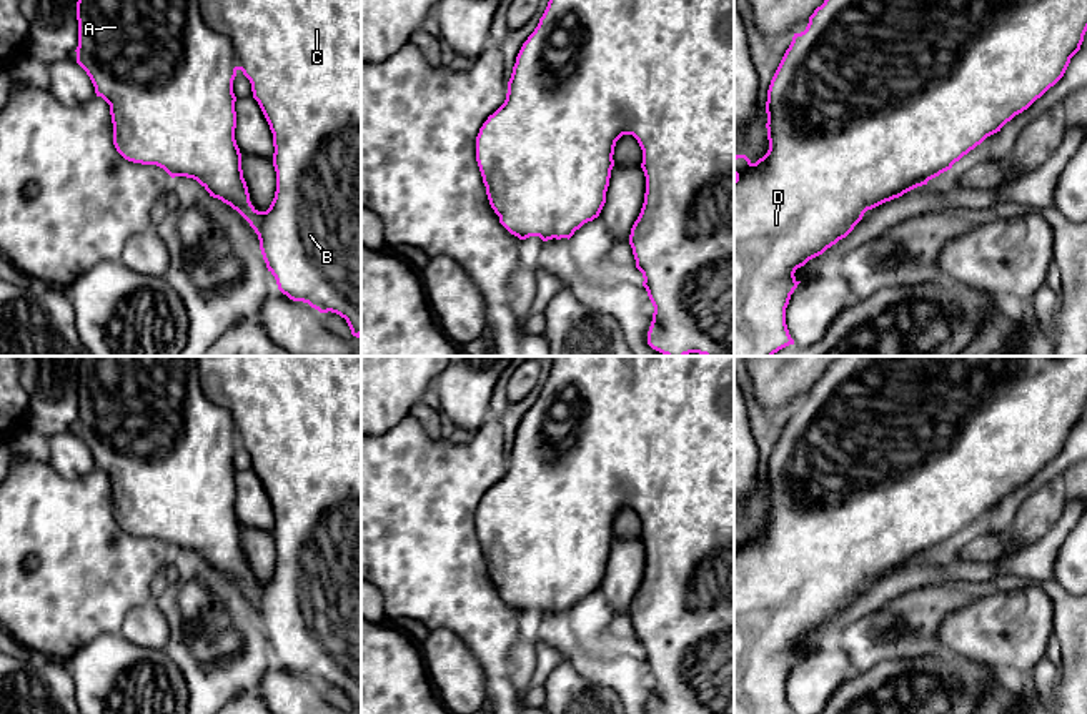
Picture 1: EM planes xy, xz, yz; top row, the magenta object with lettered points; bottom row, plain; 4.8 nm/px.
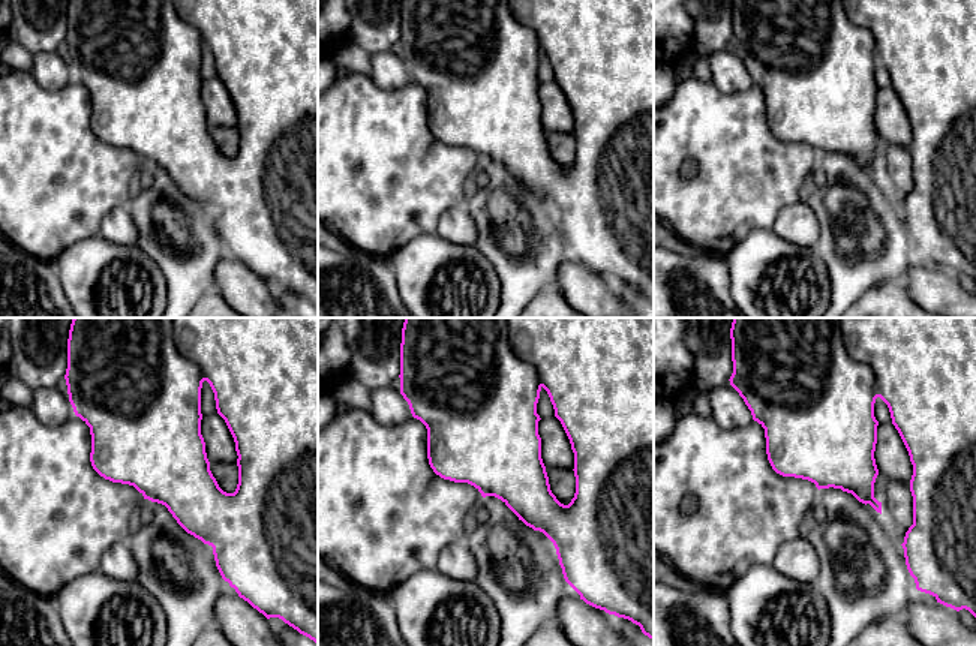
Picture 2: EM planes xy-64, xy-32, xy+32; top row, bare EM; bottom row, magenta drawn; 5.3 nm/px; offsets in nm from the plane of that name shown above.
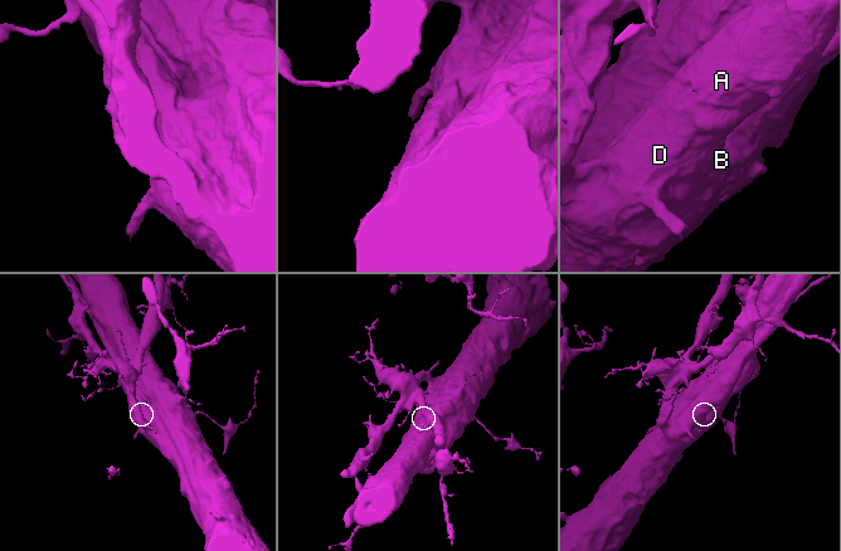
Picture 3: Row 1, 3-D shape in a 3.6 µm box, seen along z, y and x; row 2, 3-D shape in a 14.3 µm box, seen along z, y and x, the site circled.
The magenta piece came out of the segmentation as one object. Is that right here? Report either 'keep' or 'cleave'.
keep

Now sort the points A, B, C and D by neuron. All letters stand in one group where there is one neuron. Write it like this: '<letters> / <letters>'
A B C D

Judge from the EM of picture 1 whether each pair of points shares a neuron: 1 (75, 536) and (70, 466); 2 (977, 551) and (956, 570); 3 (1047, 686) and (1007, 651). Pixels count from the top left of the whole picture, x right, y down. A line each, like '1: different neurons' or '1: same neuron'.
1: different neurons
2: different neurons
3: different neurons

